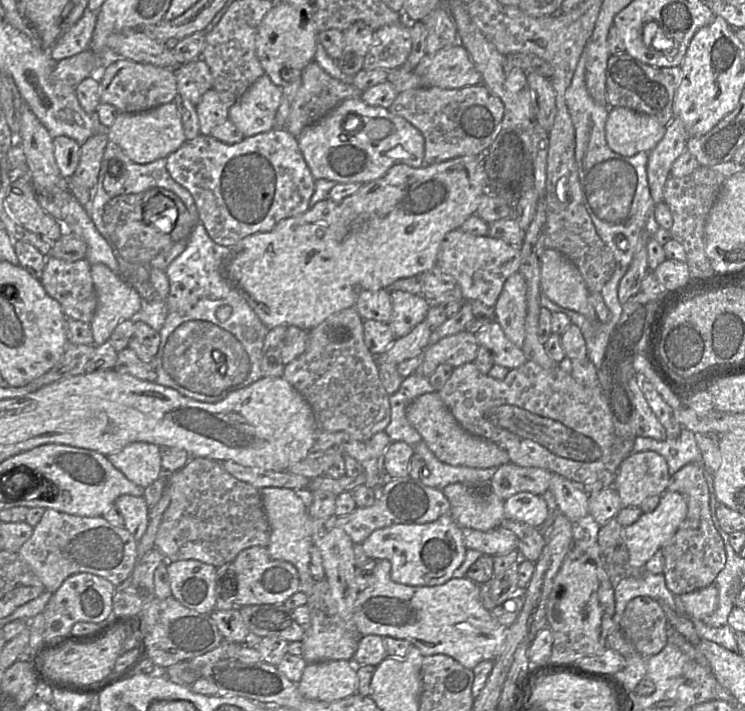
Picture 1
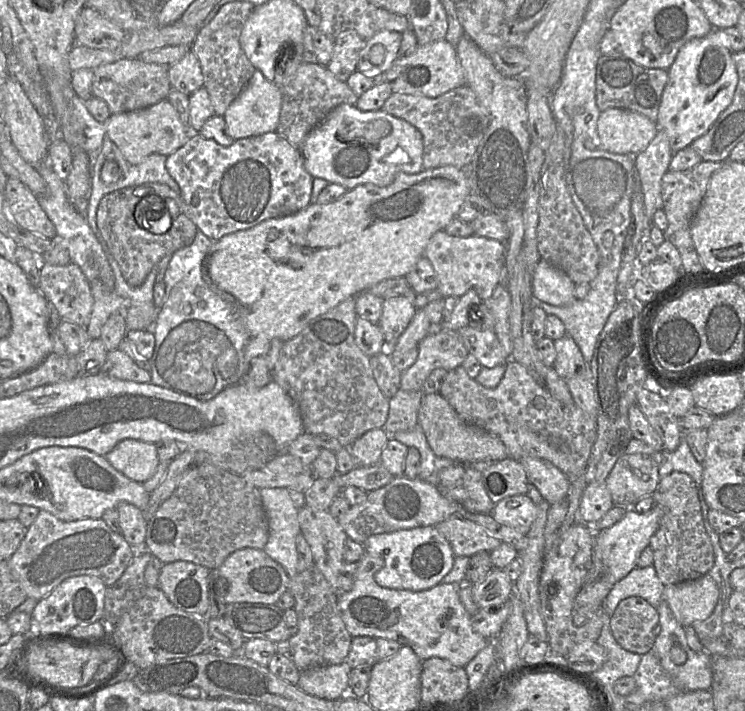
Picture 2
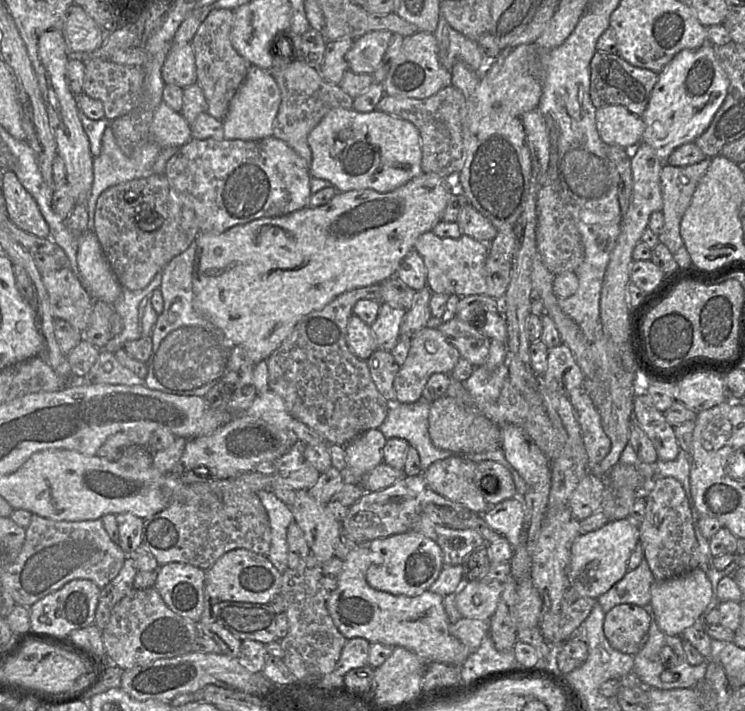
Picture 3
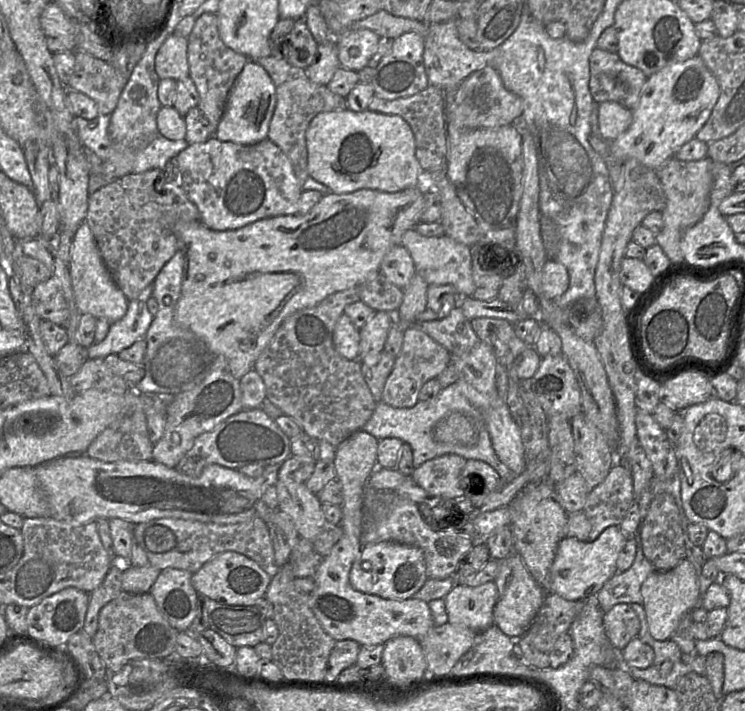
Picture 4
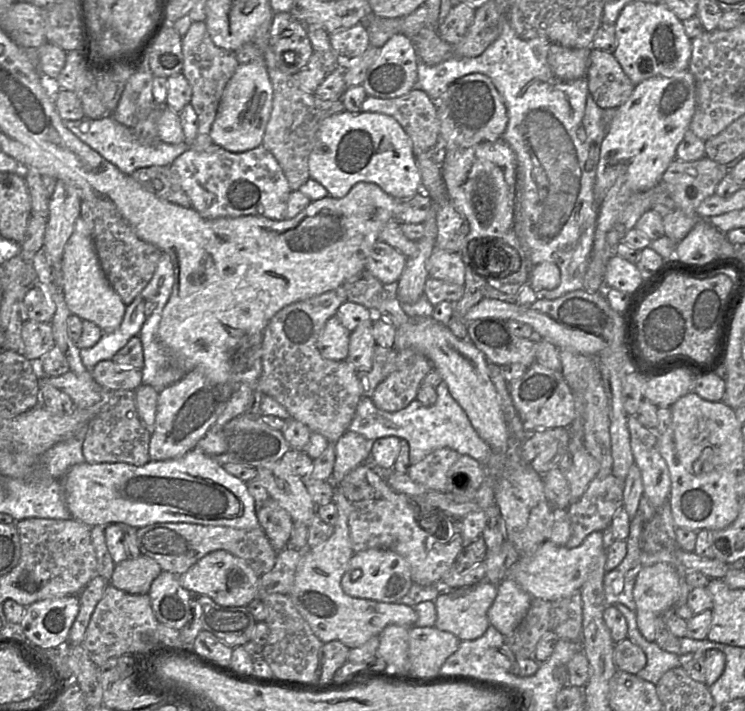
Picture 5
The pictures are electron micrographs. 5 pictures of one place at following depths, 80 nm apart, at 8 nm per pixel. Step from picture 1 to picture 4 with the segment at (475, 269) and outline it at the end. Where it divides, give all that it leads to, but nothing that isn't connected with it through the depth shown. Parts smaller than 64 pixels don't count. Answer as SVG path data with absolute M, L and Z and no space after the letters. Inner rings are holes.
M414 229L407 230L402 236L401 243L410 253L416 268L428 285L451 285L460 297L470 297L476 291L472 275L472 257L470 246L458 243L444 236L425 237Z

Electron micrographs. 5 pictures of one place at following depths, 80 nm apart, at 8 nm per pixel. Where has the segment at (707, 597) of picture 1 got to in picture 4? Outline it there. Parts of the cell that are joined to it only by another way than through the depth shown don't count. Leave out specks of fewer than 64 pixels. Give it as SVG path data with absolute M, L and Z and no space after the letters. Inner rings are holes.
M683 560L671 570L653 571L643 582L641 595L650 635L659 641L669 639L688 613L700 606L701 592L696 567L689 560Z

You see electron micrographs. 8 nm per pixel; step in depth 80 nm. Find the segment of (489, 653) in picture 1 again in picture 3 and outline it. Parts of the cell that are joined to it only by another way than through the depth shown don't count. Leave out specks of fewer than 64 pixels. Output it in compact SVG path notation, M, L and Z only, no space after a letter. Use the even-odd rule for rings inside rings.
M358 545L343 560L342 571L337 578L336 589L328 595L326 606L339 632L348 640L363 638L370 643L380 643L390 647L404 647L414 652L426 662L440 662L461 666L470 656L469 648L453 637L449 632L450 622L443 605L443 596L425 591L414 597L392 595L371 588L366 581L366 572L373 565L380 565L382 558L368 549L366 545Z

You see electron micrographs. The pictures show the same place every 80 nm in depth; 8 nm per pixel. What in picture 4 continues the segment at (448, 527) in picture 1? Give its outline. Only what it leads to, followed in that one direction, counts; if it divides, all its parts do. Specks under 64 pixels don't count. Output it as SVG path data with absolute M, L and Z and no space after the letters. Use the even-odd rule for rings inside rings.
M379 542L363 546L349 574L349 582L356 591L400 601L413 598L428 579L423 551L416 546L396 542Z

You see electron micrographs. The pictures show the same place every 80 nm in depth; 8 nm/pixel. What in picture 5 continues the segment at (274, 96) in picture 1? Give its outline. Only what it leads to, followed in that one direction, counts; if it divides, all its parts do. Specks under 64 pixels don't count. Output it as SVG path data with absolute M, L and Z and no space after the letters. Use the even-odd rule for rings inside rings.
M265 60L240 64L226 84L211 128L214 144L230 152L244 152L262 144L270 118L273 88Z

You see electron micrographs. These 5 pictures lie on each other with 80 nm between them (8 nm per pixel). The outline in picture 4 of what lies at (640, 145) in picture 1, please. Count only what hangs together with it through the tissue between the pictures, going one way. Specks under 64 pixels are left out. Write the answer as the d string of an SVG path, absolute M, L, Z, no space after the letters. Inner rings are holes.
M617 102L600 103L596 112L599 135L607 142L621 136L632 122L631 111Z

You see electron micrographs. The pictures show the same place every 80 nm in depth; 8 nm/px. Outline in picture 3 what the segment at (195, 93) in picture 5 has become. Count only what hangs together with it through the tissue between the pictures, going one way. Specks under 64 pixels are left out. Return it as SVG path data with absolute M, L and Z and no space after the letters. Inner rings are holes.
M214 9L200 23L191 46L196 65L196 83L202 88L206 102L206 112L218 120L223 120L231 99L243 83L251 65L232 46L230 33L234 20L234 9Z

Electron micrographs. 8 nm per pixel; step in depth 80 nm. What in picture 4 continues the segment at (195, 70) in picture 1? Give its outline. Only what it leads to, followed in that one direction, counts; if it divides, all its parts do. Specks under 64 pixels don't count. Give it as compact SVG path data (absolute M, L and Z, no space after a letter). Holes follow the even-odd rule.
M171 33L155 56L155 71L160 79L175 81L189 77L187 38Z

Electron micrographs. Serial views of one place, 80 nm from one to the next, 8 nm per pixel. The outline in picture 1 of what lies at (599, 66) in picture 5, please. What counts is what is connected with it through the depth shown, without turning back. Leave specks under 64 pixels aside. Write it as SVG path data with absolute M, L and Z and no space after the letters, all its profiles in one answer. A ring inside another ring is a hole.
M627 53L611 55L606 66L607 106L623 107L654 117L666 127L673 119L673 101L682 81L680 67L653 67Z

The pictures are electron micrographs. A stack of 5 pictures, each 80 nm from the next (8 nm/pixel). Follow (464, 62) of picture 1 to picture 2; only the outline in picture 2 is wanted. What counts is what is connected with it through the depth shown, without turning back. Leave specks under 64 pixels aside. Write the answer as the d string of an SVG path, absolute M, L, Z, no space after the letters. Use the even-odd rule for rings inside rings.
M445 39L434 41L434 42L428 43L428 44L418 44L415 52L411 56L409 56L408 58L404 58L402 60L398 59L398 54L397 54L397 57L395 59L392 70L389 73L387 71L383 74L388 74L387 80L391 83L393 92L413 94L413 95L419 95L419 96L425 96L425 97L437 97L439 95L446 93L447 91L450 91L454 88L465 85L465 76L464 76L464 72L462 70L461 64L460 64L458 56L457 56L456 46L450 44Z

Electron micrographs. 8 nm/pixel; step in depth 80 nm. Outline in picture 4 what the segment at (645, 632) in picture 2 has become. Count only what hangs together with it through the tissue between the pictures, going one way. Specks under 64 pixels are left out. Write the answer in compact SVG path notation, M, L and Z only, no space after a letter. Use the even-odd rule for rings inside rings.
M616 604L603 614L604 634L617 650L623 650L640 631L640 620L632 606Z

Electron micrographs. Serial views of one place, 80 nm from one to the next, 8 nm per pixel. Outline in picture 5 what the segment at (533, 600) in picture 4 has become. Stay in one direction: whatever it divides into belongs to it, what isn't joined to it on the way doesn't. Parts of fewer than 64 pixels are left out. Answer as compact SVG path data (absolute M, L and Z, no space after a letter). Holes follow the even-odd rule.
M511 577L497 587L497 596L488 611L488 619L503 636L510 637L525 618L533 598Z

